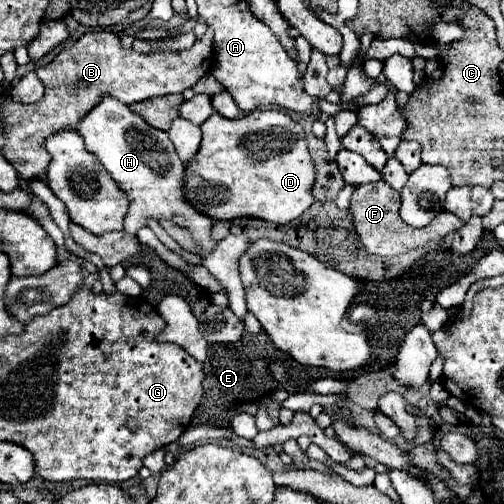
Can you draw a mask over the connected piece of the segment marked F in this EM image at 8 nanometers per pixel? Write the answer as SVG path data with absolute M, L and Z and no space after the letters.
M377 181L377 183L367 183L367 185L357 185L353 199L351 199L351 215L353 215L353 225L355 231L363 243L363 247L367 249L367 253L373 255L401 255L407 253L419 245L425 245L433 239L443 239L447 233L457 231L463 227L463 223L453 217L453 213L441 211L427 227L423 229L415 229L411 225L407 225L401 217L399 217L399 191L395 191L393 187L389 187L385 181Z

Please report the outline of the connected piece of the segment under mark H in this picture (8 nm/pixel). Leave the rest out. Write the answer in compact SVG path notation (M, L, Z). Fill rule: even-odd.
M105 97L105 101L101 101L95 109L91 109L81 119L81 125L77 127L77 131L83 135L87 151L97 157L97 161L115 179L117 187L125 193L125 197L129 201L129 211L125 215L125 231L129 235L135 235L143 225L147 225L149 219L157 219L157 221L159 219L171 219L177 225L181 225L183 229L189 229L189 233L193 233L193 237L197 239L197 243L203 245L205 255L213 251L215 241L211 239L211 219L207 215L199 213L185 199L185 193L181 189L185 185L185 163L177 157L175 147L173 147L173 143L171 143L171 139L169 139L169 135L165 131L153 129L151 125L147 125L145 121L141 121L141 117L137 117L135 113L131 113L127 105L121 105L119 101L113 101L111 97Z

